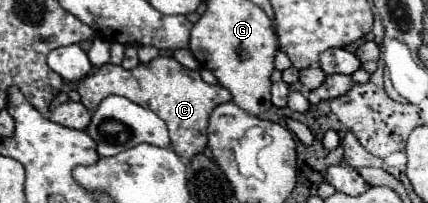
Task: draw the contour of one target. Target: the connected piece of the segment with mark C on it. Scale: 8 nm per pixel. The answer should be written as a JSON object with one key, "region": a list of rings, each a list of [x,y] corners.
{"region":[[[156,57],[144,65],[138,65],[134,69],[122,69],[120,65],[106,63],[98,69],[94,69],[90,75],[86,75],[78,83],[78,93],[80,101],[88,111],[96,111],[96,105],[108,95],[120,95],[130,99],[132,103],[146,107],[154,111],[168,127],[170,131],[170,141],[174,143],[174,151],[178,155],[186,155],[186,159],[192,159],[194,155],[202,153],[204,147],[208,145],[206,139],[206,125],[208,125],[208,115],[216,105],[228,103],[230,91],[224,89],[222,85],[208,85],[202,81],[198,71],[190,71],[182,67],[176,59],[172,57]]]}

